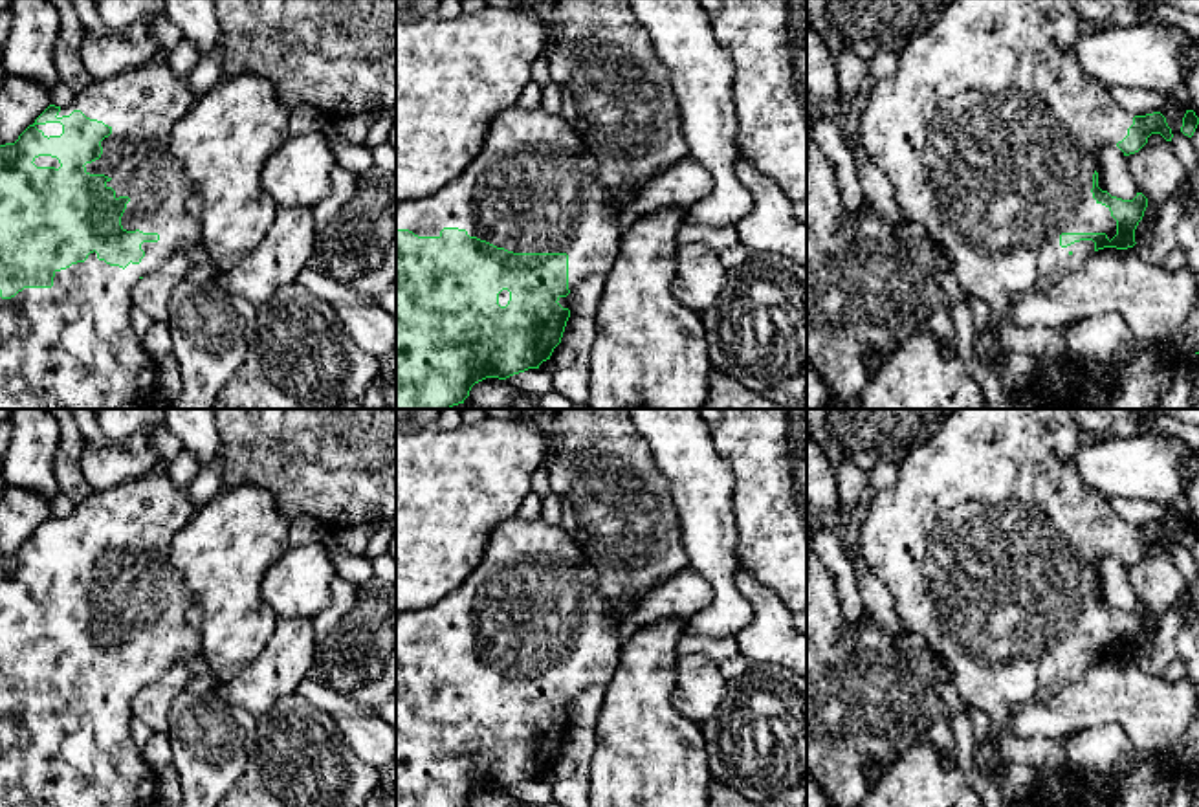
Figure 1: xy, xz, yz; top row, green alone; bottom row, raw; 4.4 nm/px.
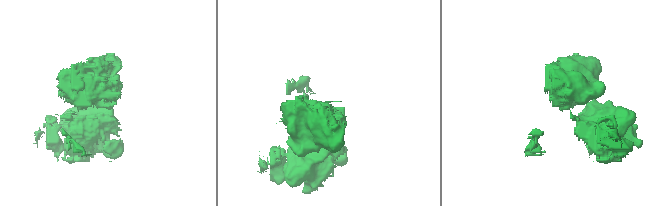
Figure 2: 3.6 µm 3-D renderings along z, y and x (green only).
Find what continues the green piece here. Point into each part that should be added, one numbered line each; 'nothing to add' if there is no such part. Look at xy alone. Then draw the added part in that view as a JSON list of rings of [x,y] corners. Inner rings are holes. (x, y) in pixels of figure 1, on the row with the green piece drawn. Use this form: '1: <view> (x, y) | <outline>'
1: xy (72, 345) | [[[165,11],[145,22],[161,48],[158,59],[94,81],[57,117],[81,110],[112,128],[101,141],[101,158],[86,163],[86,172],[108,176],[106,187],[116,191],[116,198],[130,198],[121,216],[123,229],[158,233],[160,240],[143,242],[145,257],[125,270],[99,260],[94,251],[84,262],[55,271],[51,288],[24,288],[11,299],[0,297],[0,409],[154,409],[158,369],[130,325],[132,290],[169,255],[200,244],[202,231],[189,207],[192,185],[170,150],[176,123],[196,101],[189,79],[169,62],[183,37]]]

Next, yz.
1: yz (989, 131) | [[[952,0],[942,17],[920,33],[898,53],[898,68],[887,79],[873,81],[873,88],[860,119],[860,145],[865,154],[886,172],[893,185],[895,200],[902,215],[917,222],[942,249],[952,262],[952,273],[957,277],[966,295],[975,295],[988,304],[990,321],[984,332],[975,334],[974,352],[977,359],[990,365],[1006,365],[1008,350],[1003,348],[994,330],[999,325],[1012,323],[1012,299],[1060,281],[1063,275],[1080,268],[1094,251],[1093,240],[1080,240],[1067,248],[1060,246],[1062,233],[1106,233],[1111,240],[1116,235],[1116,220],[1109,207],[1093,198],[1093,174],[1098,169],[1100,150],[1116,145],[1128,136],[1133,117],[1107,92],[1104,84],[1085,75],[1072,51],[1080,33],[1080,17],[1067,0]]]

